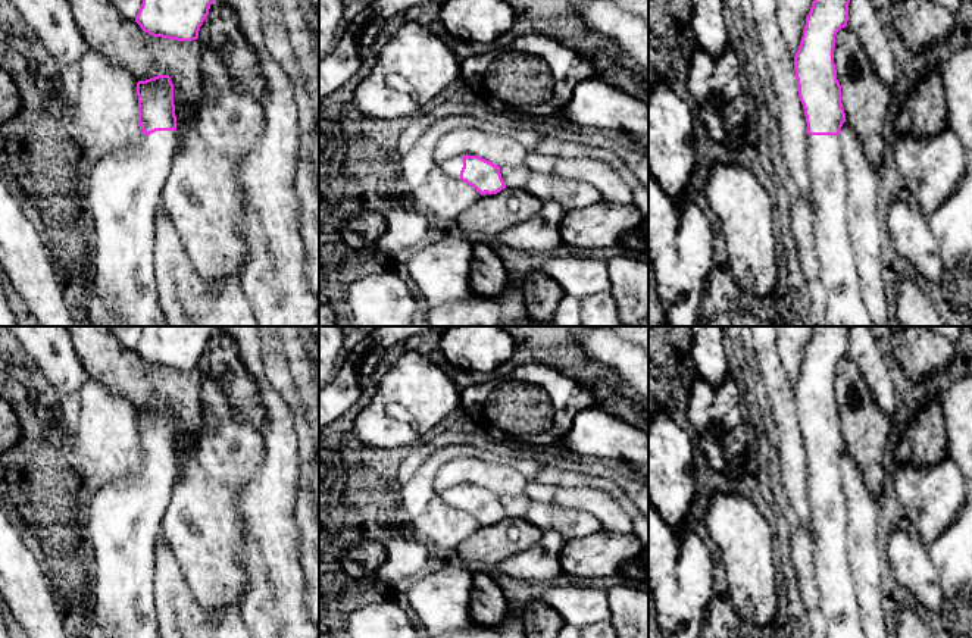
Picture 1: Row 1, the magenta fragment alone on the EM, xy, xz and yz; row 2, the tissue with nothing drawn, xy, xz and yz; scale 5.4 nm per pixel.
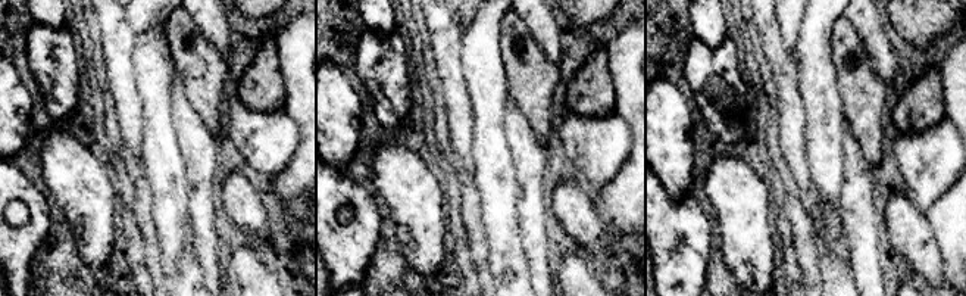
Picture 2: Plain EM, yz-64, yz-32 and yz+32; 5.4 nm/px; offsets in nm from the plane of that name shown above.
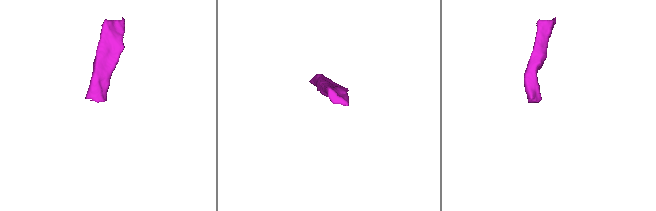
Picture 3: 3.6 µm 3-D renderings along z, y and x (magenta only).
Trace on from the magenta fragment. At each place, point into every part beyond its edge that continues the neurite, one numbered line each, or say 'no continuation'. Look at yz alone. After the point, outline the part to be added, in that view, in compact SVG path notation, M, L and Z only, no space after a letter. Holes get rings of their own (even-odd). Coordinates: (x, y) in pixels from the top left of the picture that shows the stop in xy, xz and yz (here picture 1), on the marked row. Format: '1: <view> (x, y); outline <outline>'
1: yz (828, 178); outline M809 135L807 169L828 325L875 326L862 298L847 232L847 172L840 135Z

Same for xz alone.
1: xz (452, 166); outline M454 156L451 159L444 160L443 163L438 165L441 172L449 175L451 179L460 179L460 171L463 168L463 156Z

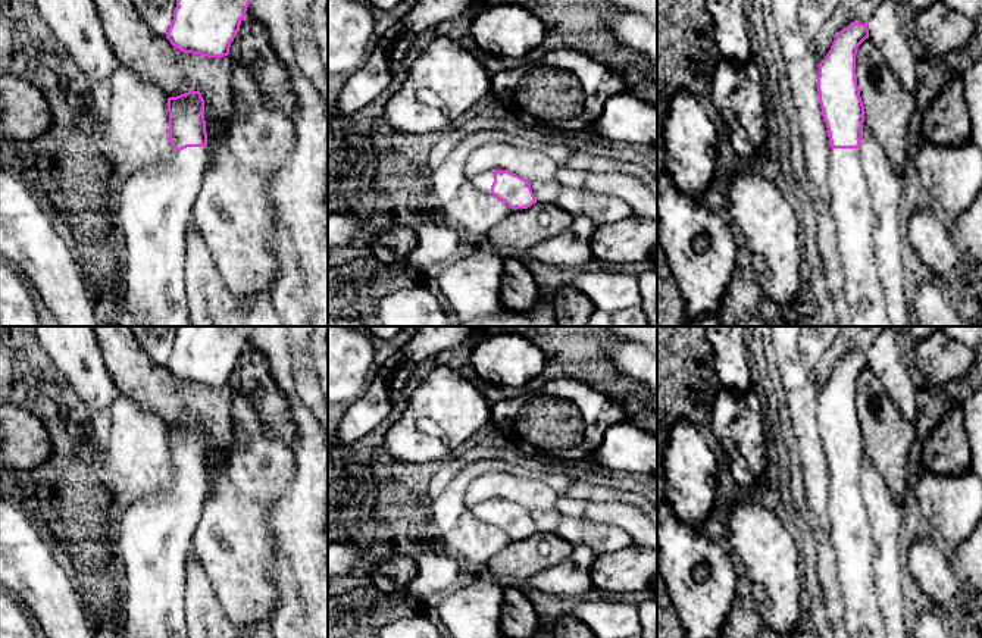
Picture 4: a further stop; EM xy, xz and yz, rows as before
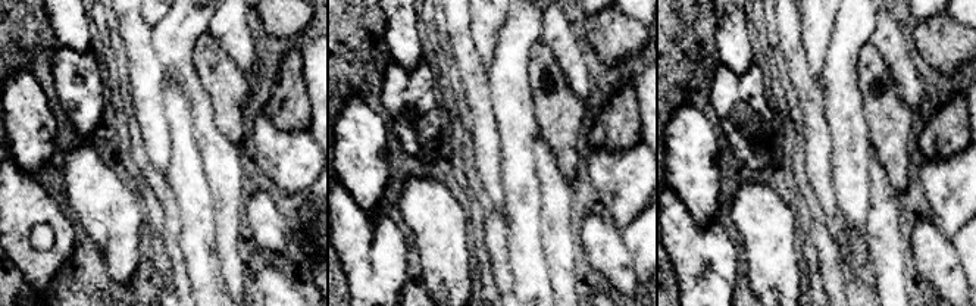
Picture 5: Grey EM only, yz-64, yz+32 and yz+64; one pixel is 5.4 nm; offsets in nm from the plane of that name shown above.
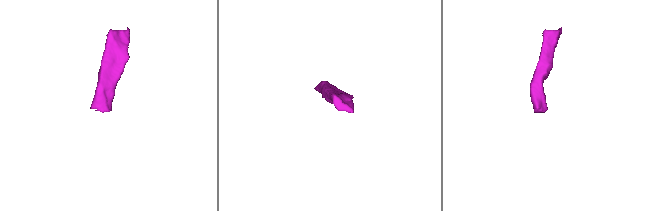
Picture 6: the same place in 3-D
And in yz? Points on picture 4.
1: yz (850, 199); outline M831 148L829 188L851 326L894 326L878 276L872 200L860 148Z

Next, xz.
1: xz (482, 181); outline M485 171L482 173L475 175L473 178L469 179L472 187L479 190L482 194L491 194L491 185L494 182L494 171Z

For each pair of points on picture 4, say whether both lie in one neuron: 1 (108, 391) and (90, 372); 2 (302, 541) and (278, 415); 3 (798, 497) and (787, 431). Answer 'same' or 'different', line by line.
1: same
2: different
3: same

